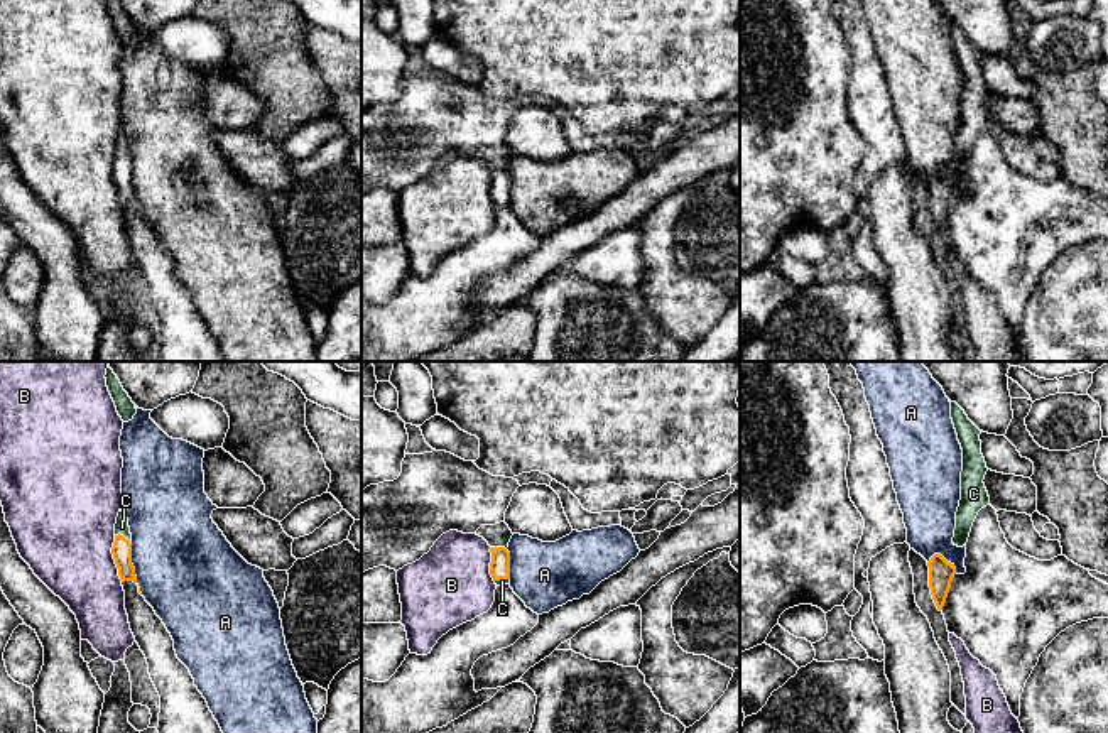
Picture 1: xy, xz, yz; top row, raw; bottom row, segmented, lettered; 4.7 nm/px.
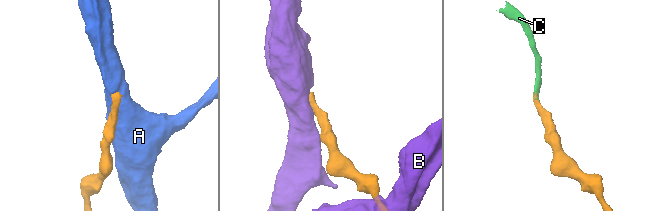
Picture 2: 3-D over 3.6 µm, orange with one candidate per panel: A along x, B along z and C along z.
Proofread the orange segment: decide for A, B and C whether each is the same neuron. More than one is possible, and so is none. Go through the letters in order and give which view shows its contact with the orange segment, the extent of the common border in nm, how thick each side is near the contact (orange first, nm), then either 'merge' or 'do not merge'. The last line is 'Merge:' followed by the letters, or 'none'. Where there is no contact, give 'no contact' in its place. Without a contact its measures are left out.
A: contact in xy; length 190 nm; calibres 100 and 460 nm; do not merge
B: contact in xy; length 220 nm; calibres 100 and 440 nm; do not merge
C: contact in xy; length 90 nm; calibres 100 and 70 nm; merge
Merge: C

